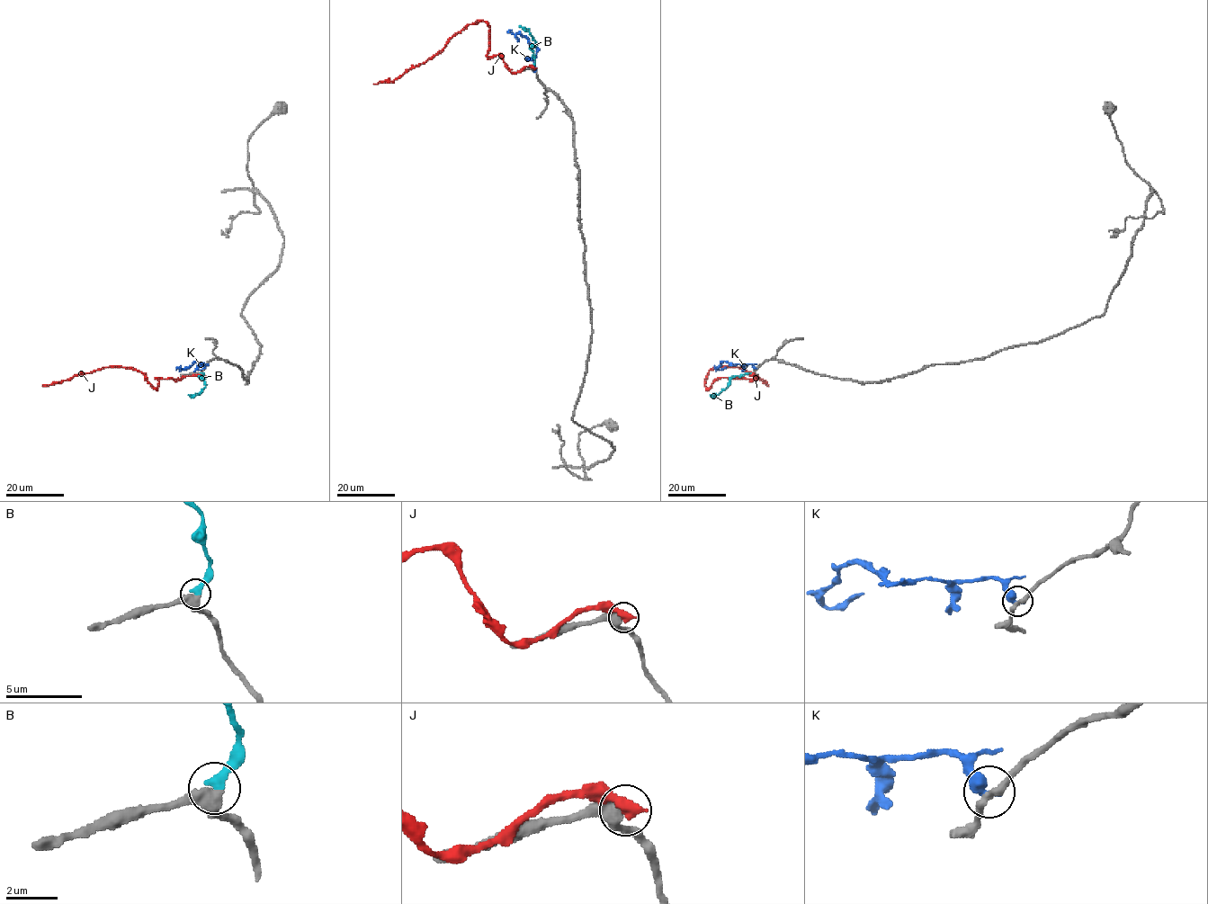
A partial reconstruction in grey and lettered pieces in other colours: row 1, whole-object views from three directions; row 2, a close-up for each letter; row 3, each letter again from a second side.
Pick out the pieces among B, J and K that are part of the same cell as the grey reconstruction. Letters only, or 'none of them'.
B

